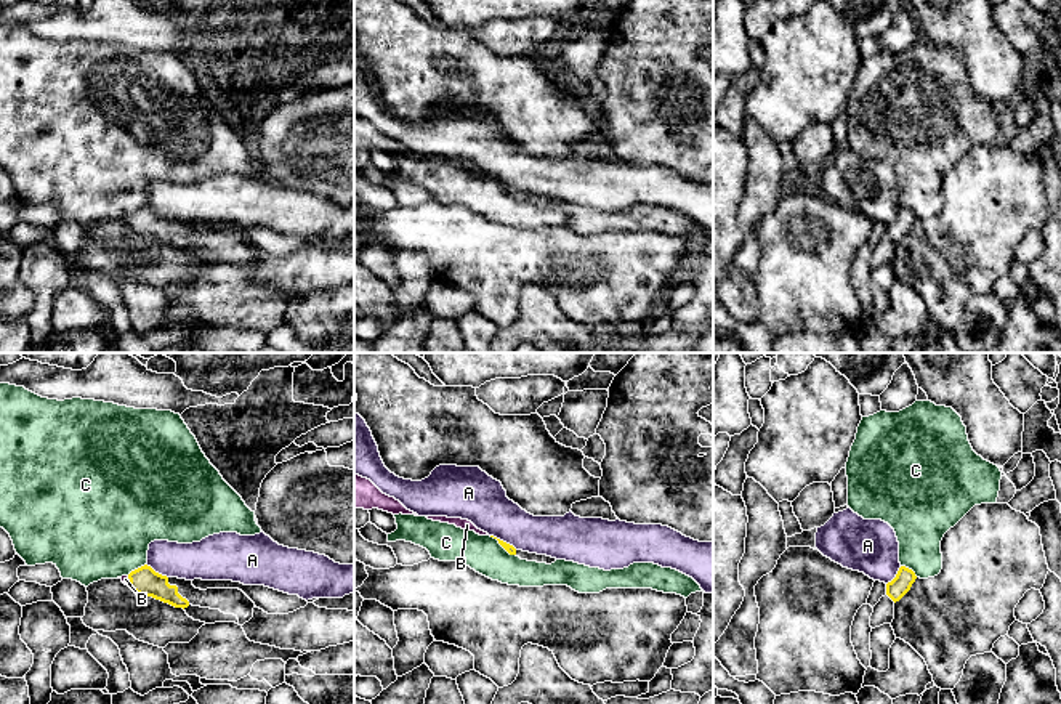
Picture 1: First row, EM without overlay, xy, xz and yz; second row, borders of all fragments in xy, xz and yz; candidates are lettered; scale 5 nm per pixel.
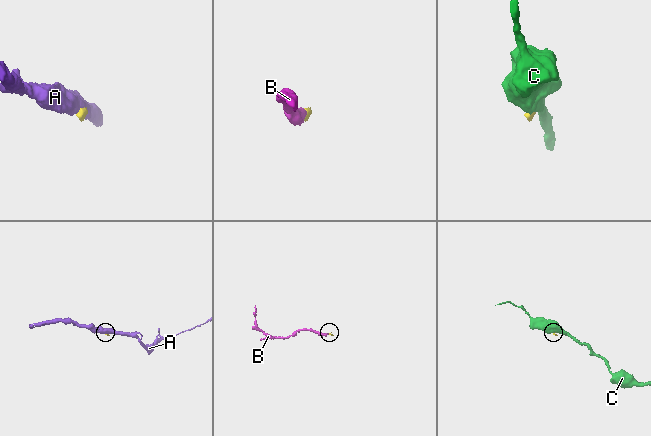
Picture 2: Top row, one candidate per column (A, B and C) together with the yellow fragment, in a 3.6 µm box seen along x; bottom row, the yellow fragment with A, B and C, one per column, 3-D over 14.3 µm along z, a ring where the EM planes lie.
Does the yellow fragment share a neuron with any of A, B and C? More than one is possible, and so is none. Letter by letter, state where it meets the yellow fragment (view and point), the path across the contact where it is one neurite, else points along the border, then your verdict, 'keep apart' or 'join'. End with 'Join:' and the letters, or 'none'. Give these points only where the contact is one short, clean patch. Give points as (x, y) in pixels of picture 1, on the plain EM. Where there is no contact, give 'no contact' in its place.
A: meets yellow in xy at (157, 214); border along xy (146, 206), (167, 218); keep apart
B: meets yellow in xy at (130, 222); runs through xy (145, 222), (130, 222), (125, 220); join
C: meets yellow in xy at (138, 209); border along xy (146, 204), (127, 215); keep apart
Join: B

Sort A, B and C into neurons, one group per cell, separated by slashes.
A / B / C

